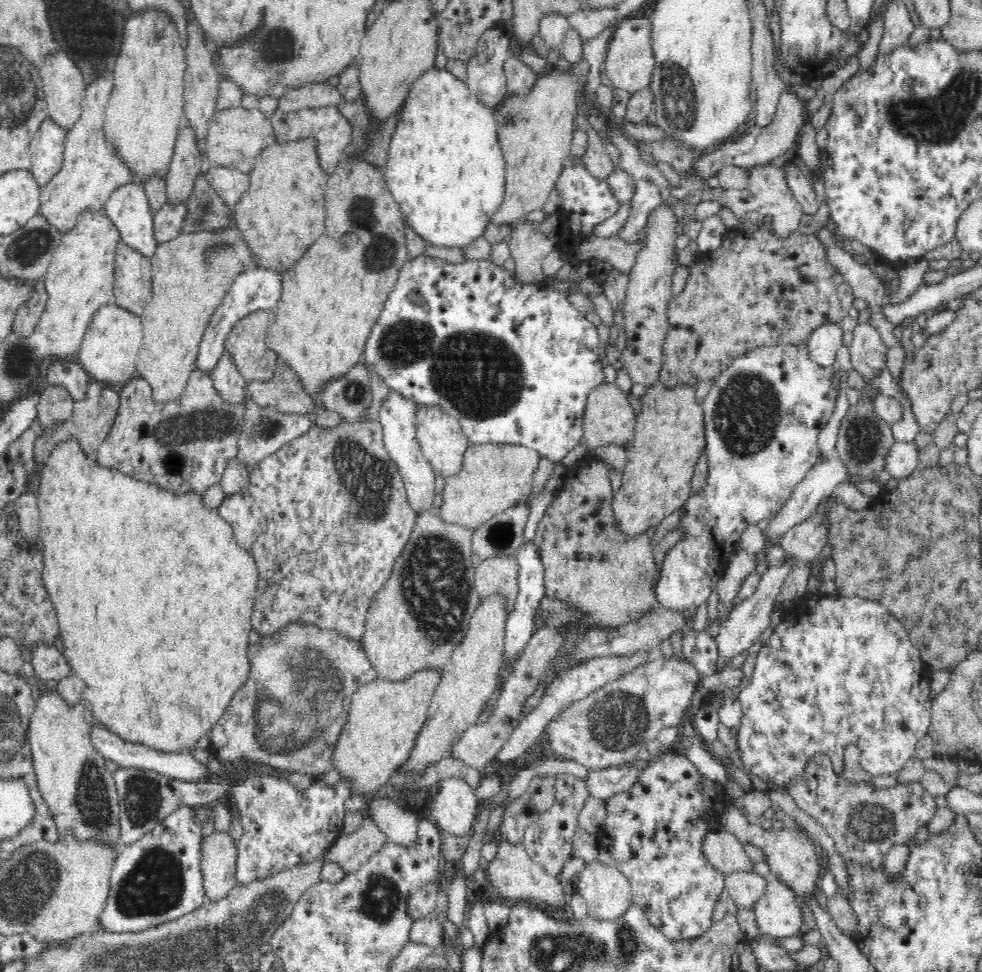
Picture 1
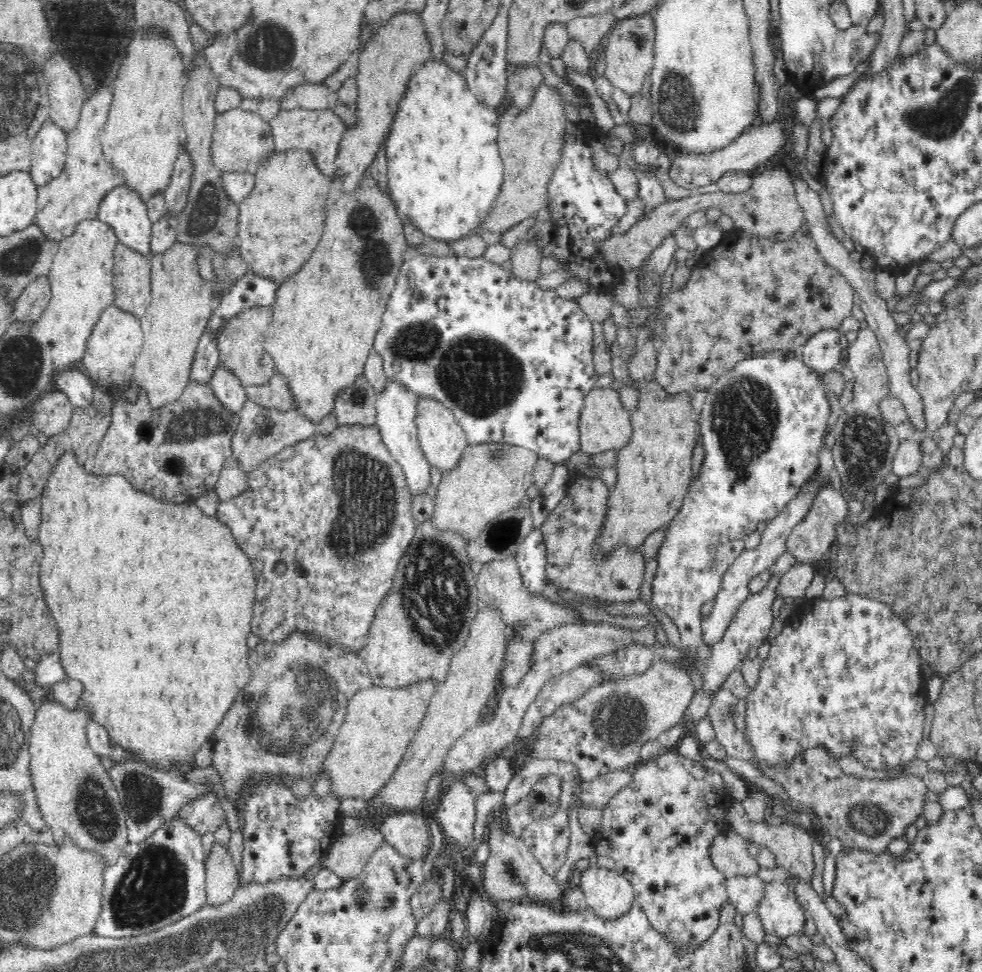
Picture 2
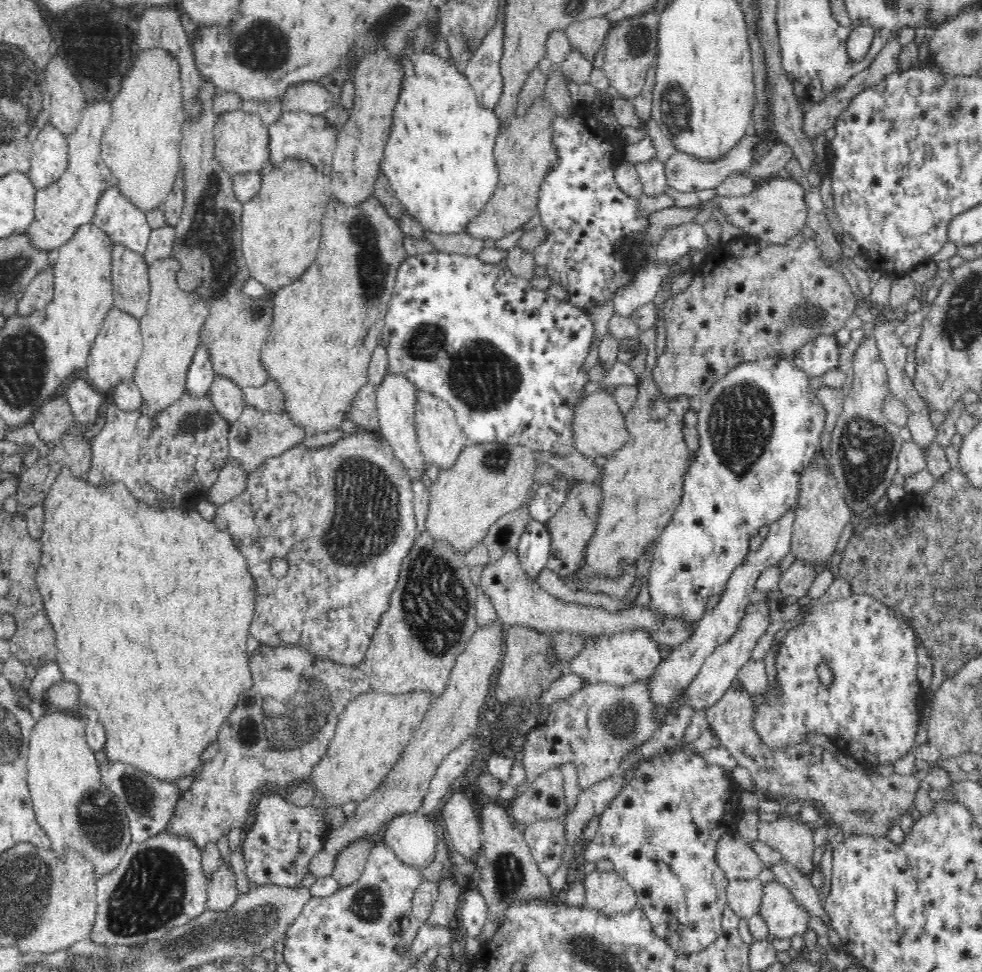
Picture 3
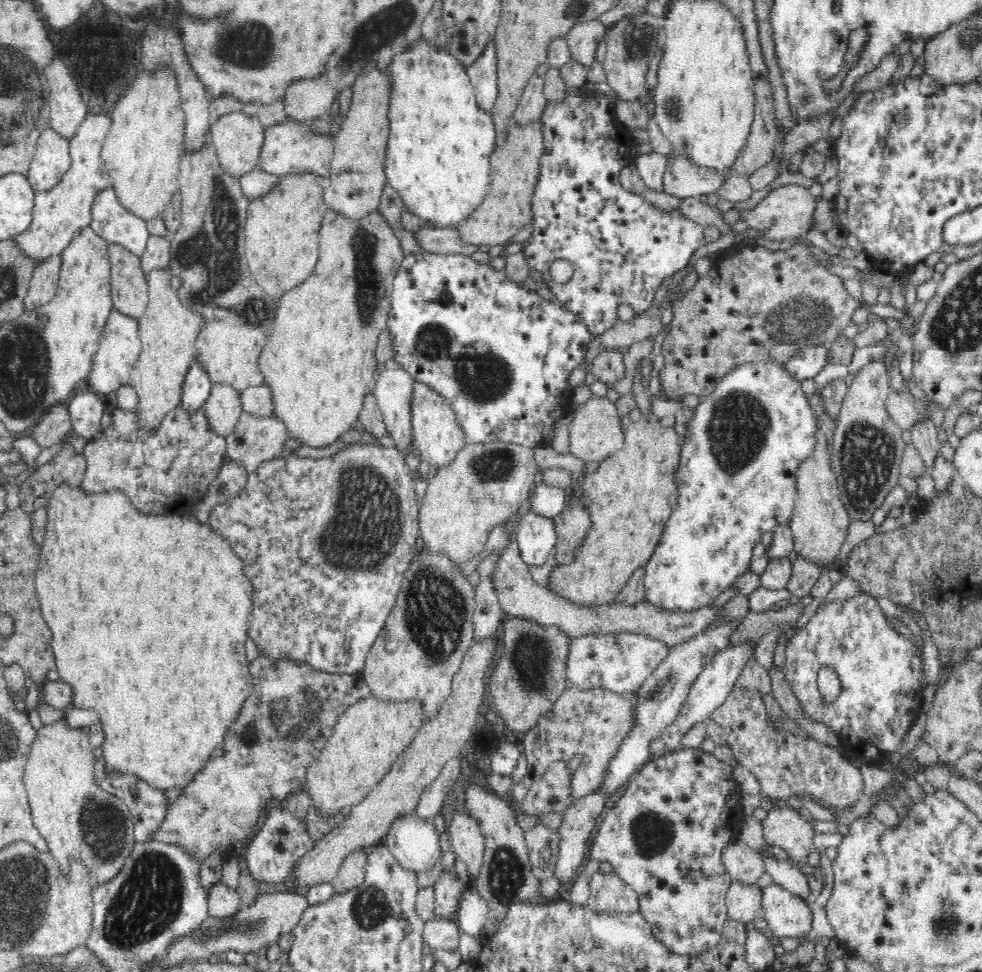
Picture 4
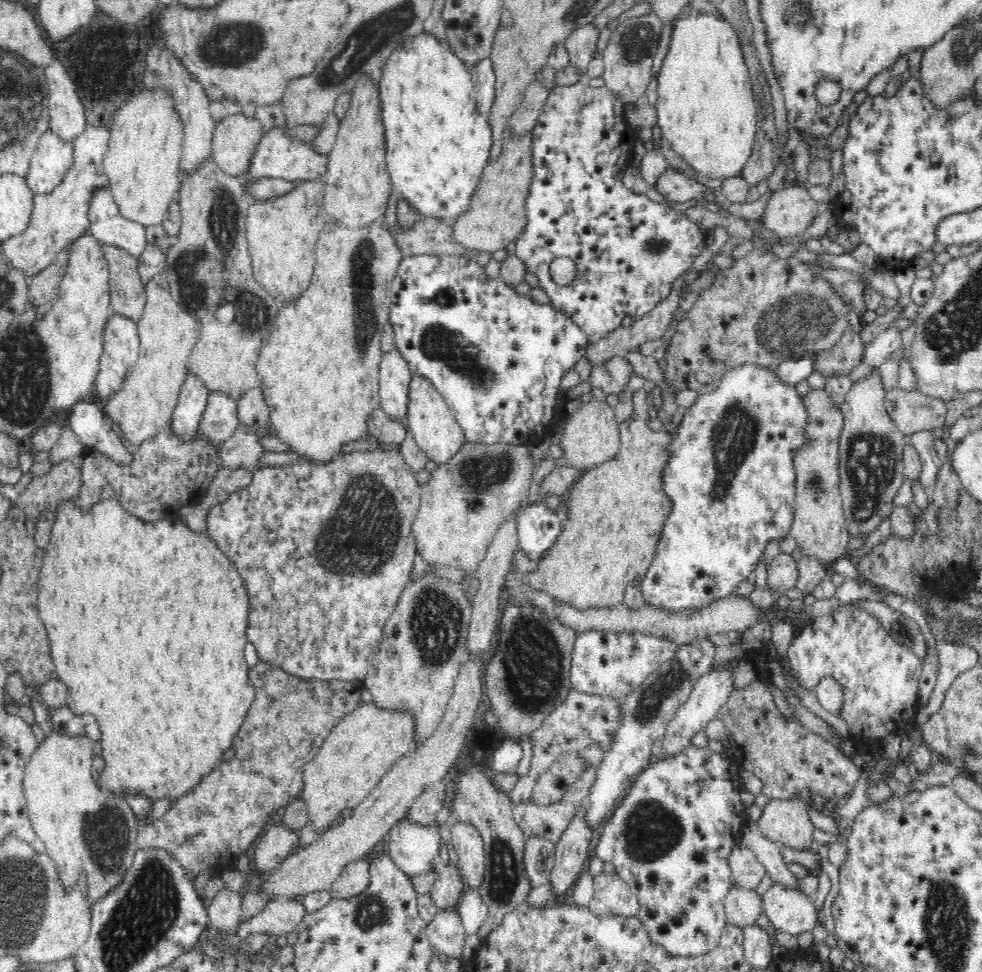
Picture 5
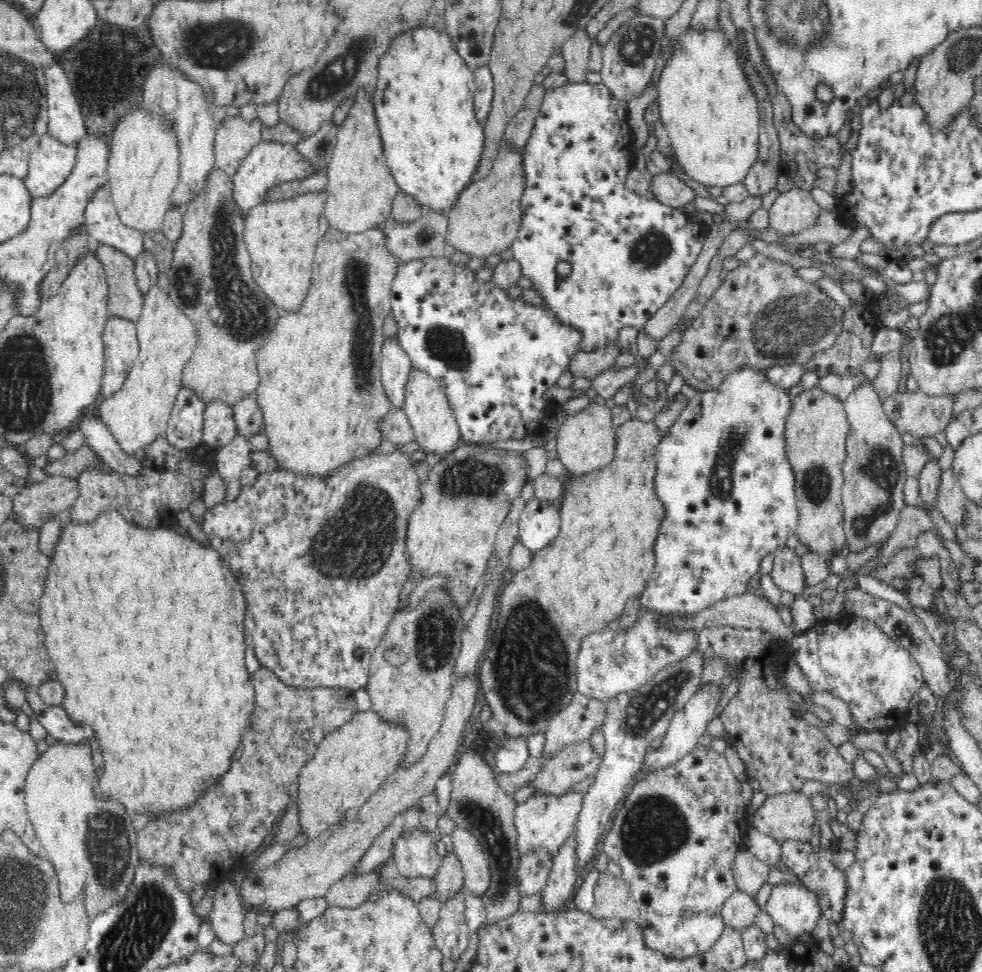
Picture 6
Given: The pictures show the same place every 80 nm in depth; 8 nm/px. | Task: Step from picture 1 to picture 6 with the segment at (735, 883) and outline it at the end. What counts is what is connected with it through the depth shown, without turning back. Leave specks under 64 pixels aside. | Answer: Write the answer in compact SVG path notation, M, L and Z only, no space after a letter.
M737 889L723 904L725 925L741 931L754 924L760 910L754 895Z

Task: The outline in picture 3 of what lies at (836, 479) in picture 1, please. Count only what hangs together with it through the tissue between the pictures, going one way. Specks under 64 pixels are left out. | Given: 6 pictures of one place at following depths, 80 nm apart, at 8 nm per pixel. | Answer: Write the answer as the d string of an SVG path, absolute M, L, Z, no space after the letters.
M798 505L792 506L780 520L772 522L768 525L768 534L762 540L762 545L758 550L748 551L745 554L745 559L738 566L732 569L731 575L726 581L725 587L722 589L722 598L718 600L718 604L711 611L705 611L703 617L699 620L699 624L694 635L678 646L678 649L671 650L670 654L662 660L654 669L652 680L650 680L650 692L656 702L662 706L660 708L660 718L666 719L666 710L664 706L676 698L676 694L684 692L689 688L691 682L696 678L702 663L710 656L716 647L728 640L728 637L735 632L738 623L745 613L746 605L752 602L757 593L754 588L756 579L766 568L775 566L781 559L790 552L790 541L793 533L794 522L796 521L796 512Z

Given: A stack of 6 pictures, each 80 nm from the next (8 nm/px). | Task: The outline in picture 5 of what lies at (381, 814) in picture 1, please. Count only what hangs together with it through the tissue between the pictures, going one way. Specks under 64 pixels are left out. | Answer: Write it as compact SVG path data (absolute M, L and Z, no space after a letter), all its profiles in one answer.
M405 816L387 833L385 848L400 870L416 876L436 866L442 842L435 824L423 825Z

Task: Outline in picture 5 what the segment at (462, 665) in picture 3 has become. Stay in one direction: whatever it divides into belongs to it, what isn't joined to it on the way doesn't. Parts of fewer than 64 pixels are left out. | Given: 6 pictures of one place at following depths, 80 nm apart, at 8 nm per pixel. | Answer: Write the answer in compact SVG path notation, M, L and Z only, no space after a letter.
M486 651L478 652L462 664L452 696L436 728L427 737L415 741L413 748L392 765L363 801L351 807L350 817L341 818L339 824L330 825L308 848L287 859L270 878L264 878L262 884L270 896L294 899L316 890L329 890L348 862L368 857L374 852L386 841L389 830L407 815L420 794L439 781L450 766L458 763L458 754L467 743L466 734L472 730L480 700L484 699L484 656Z

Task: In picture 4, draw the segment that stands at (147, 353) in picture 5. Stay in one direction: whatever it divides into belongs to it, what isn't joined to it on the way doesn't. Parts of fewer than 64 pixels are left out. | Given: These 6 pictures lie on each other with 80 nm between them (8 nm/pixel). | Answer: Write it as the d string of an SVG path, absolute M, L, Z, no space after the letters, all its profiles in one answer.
M169 265L148 271L146 278L149 301L144 318L138 320L144 350L131 372L130 382L139 395L139 406L132 412L138 413L144 430L155 431L164 414L182 404L185 377L196 355L196 338L204 317L184 305L178 291L172 288L173 274Z

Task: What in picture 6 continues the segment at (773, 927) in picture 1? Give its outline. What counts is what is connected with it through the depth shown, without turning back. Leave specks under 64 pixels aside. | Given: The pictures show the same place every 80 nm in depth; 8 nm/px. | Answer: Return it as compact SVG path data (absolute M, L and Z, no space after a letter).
M778 884L765 902L766 912L788 936L810 934L822 916L818 895L804 886Z

